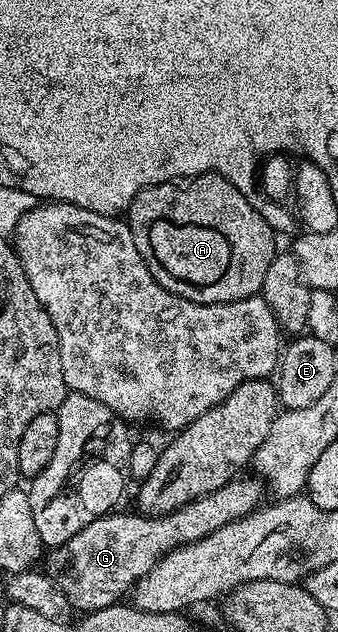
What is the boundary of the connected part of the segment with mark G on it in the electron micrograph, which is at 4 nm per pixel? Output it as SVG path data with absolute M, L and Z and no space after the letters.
M238 476L223 488L219 488L170 514L150 516L140 512L132 512L133 514L110 512L104 514L99 520L91 520L91 524L87 524L87 528L79 528L79 532L75 532L75 536L71 536L71 540L52 547L48 551L49 567L47 567L47 573L57 587L67 595L74 611L92 612L108 606L116 606L124 599L121 598L124 594L126 597L132 591L137 581L143 576L147 576L147 572L151 572L151 568L155 568L155 564L163 555L170 554L175 548L186 546L195 540L201 540L203 536L207 536L235 520L246 518L248 514L258 509L263 502L261 499L261 490L263 494L262 479L257 476L245 477Z

